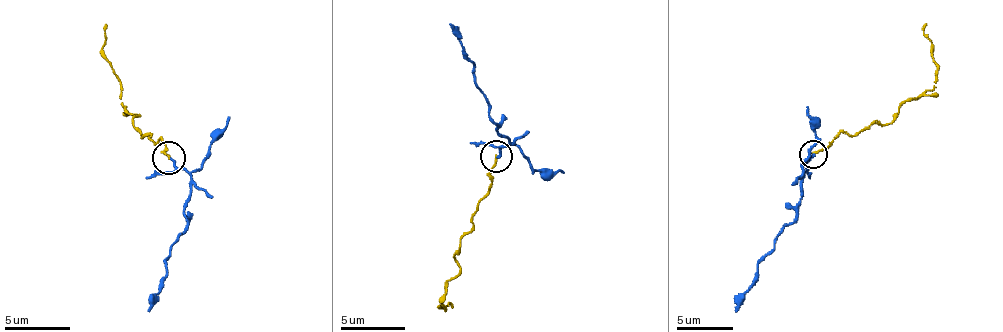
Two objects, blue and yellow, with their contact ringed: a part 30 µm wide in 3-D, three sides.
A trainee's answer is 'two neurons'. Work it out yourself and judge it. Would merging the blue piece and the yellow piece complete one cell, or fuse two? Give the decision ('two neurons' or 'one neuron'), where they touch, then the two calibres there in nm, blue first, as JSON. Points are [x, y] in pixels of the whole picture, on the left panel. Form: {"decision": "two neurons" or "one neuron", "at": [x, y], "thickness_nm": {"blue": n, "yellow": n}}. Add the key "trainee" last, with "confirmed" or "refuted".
{"decision": "two neurons", "at": [169, 157], "thickness_nm": {"blue": 180, "yellow": 150}, "trainee": "confirmed"}

